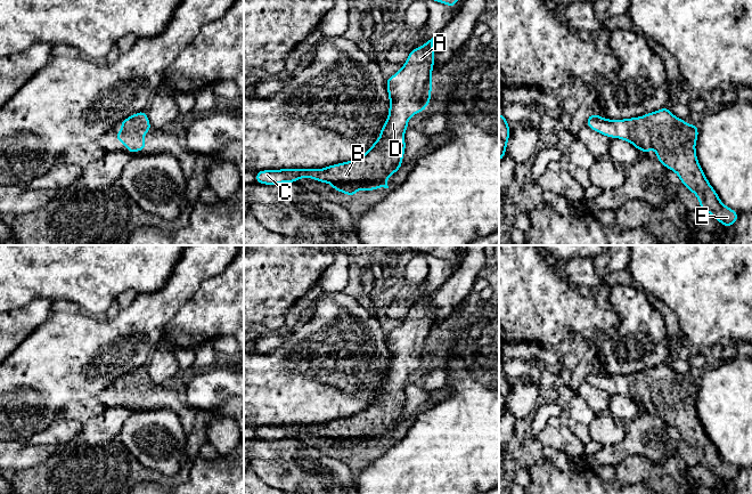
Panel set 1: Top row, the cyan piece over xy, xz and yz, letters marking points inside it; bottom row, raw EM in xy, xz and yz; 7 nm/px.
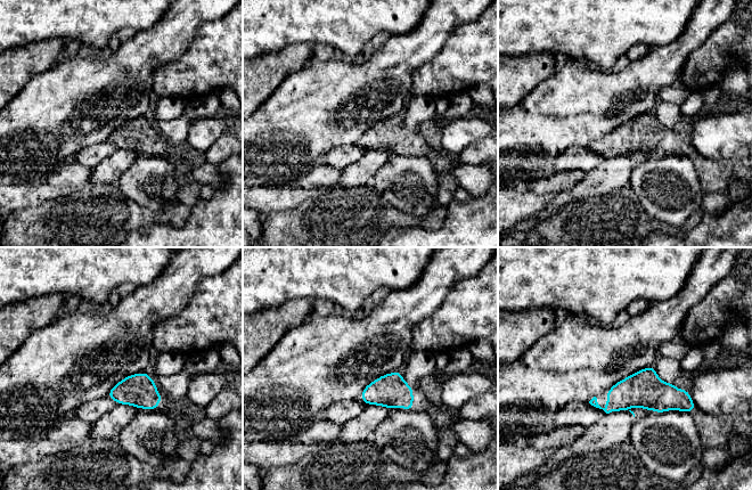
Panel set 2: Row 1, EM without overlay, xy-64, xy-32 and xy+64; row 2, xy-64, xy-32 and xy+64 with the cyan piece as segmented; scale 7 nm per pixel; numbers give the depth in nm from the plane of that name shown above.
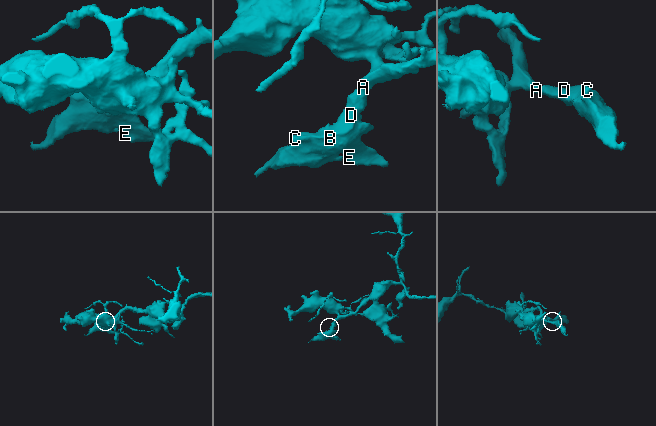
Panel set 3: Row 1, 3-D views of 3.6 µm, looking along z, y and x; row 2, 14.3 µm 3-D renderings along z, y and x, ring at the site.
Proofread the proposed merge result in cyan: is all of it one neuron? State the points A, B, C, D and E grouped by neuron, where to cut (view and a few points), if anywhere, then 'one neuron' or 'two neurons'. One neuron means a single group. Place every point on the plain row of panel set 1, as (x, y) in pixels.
A B C D E; no cut; one neuron

